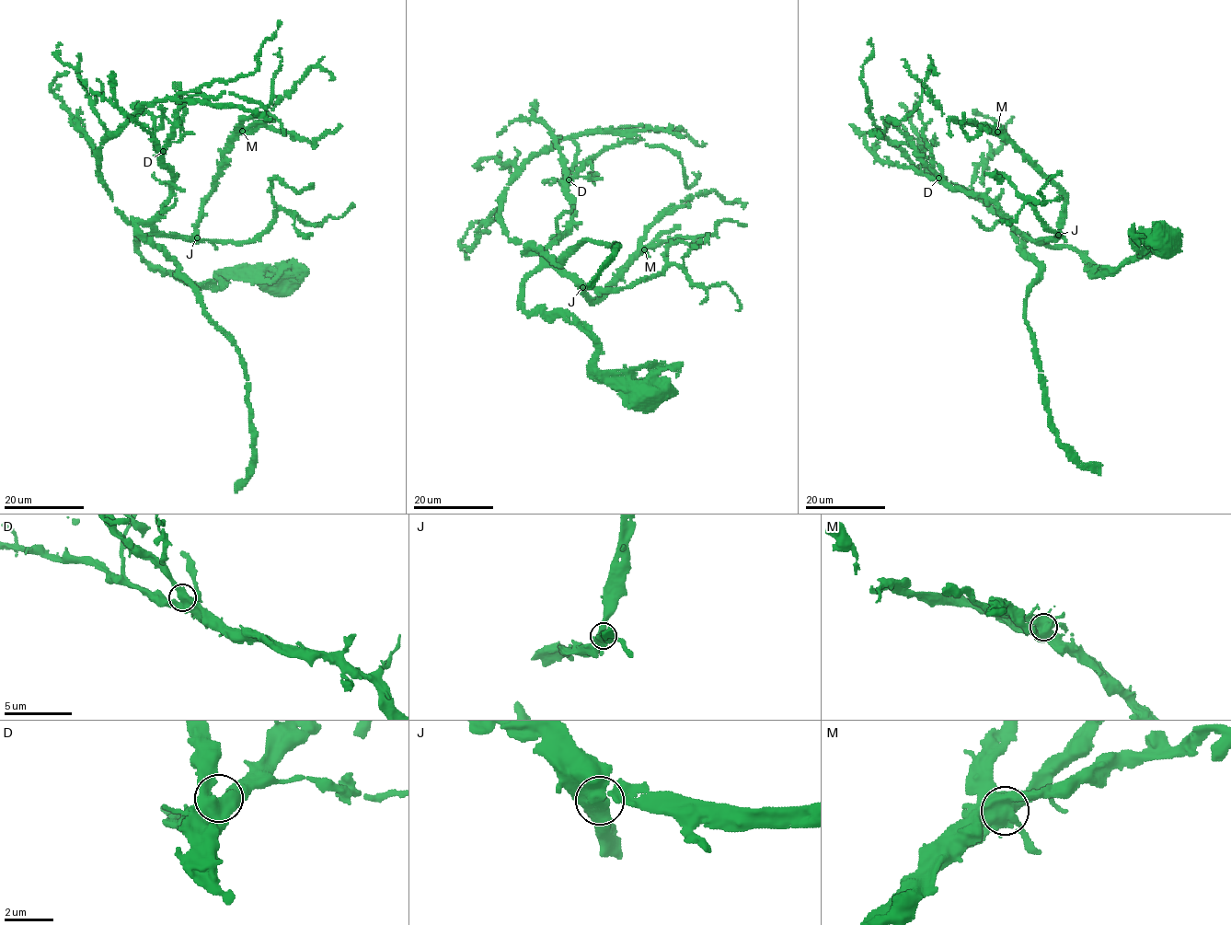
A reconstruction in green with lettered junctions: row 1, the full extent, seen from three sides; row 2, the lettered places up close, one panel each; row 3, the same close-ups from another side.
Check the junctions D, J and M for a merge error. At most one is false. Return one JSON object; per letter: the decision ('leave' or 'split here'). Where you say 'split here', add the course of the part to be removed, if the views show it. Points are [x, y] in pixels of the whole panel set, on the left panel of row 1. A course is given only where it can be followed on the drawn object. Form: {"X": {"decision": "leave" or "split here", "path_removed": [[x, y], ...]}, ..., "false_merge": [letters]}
{"D": {"decision": "leave"}, "J": {"decision": "leave"}, "M": {"decision": "split here", "path_removed": [[242, 131], [275, 119]]}, "false_merge": ["M"]}

